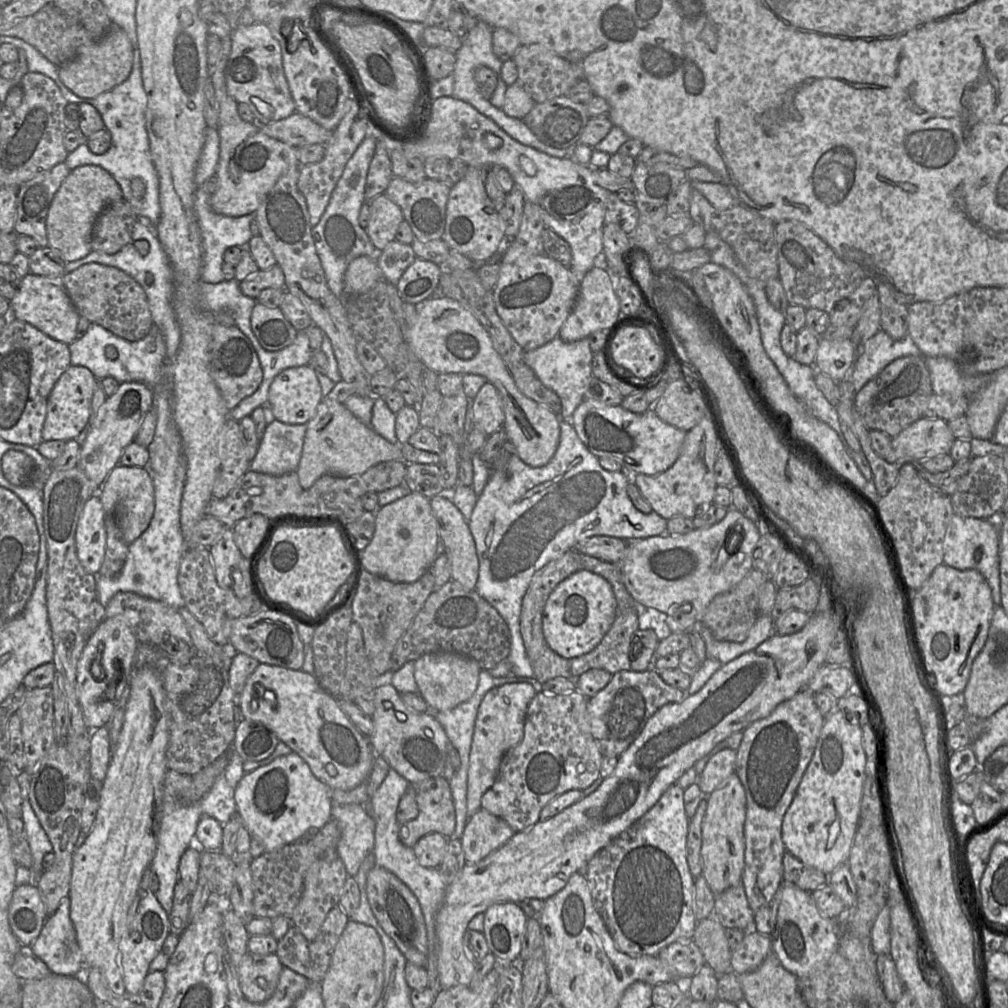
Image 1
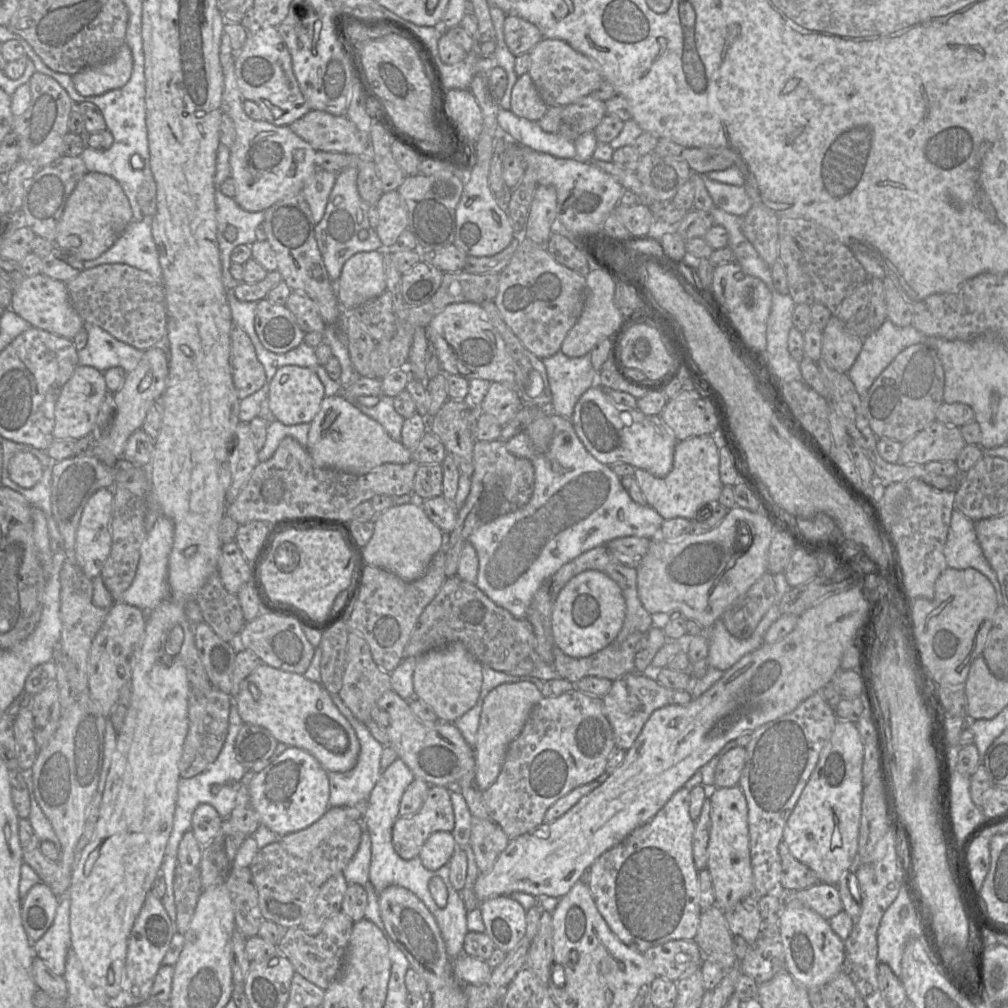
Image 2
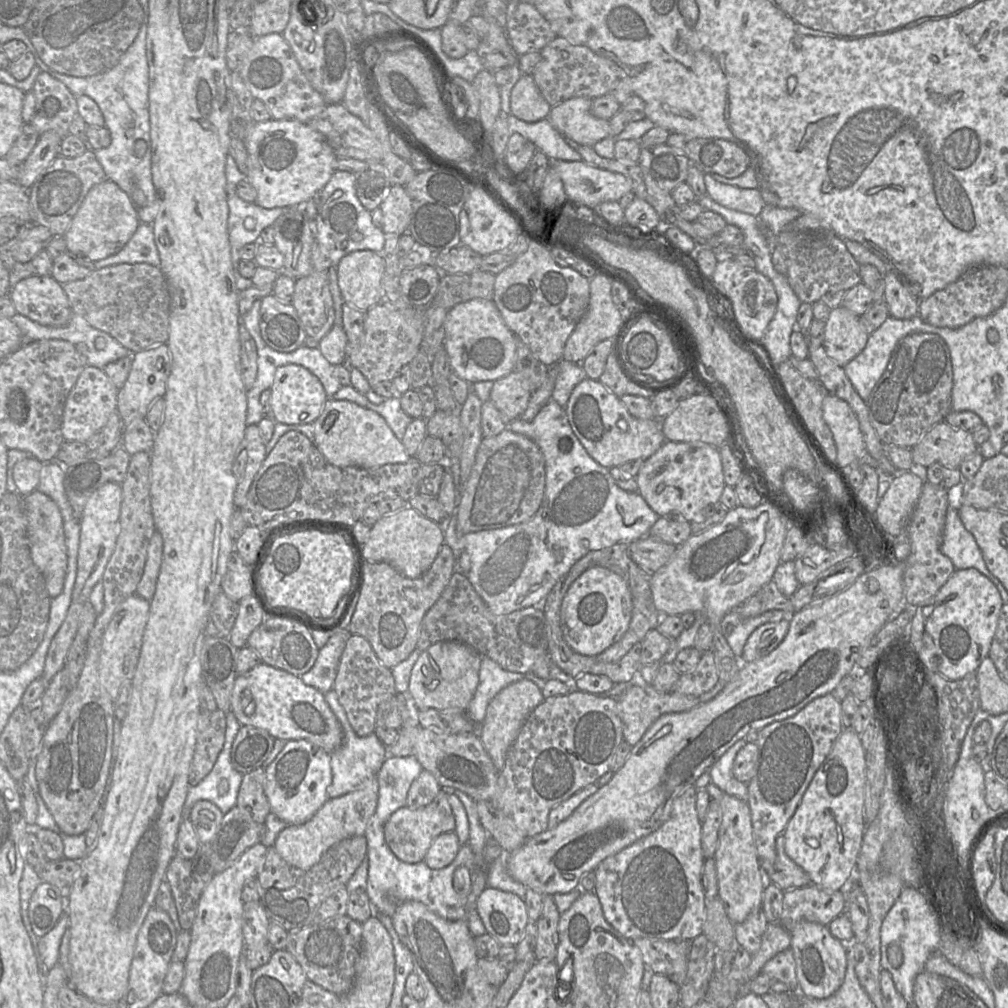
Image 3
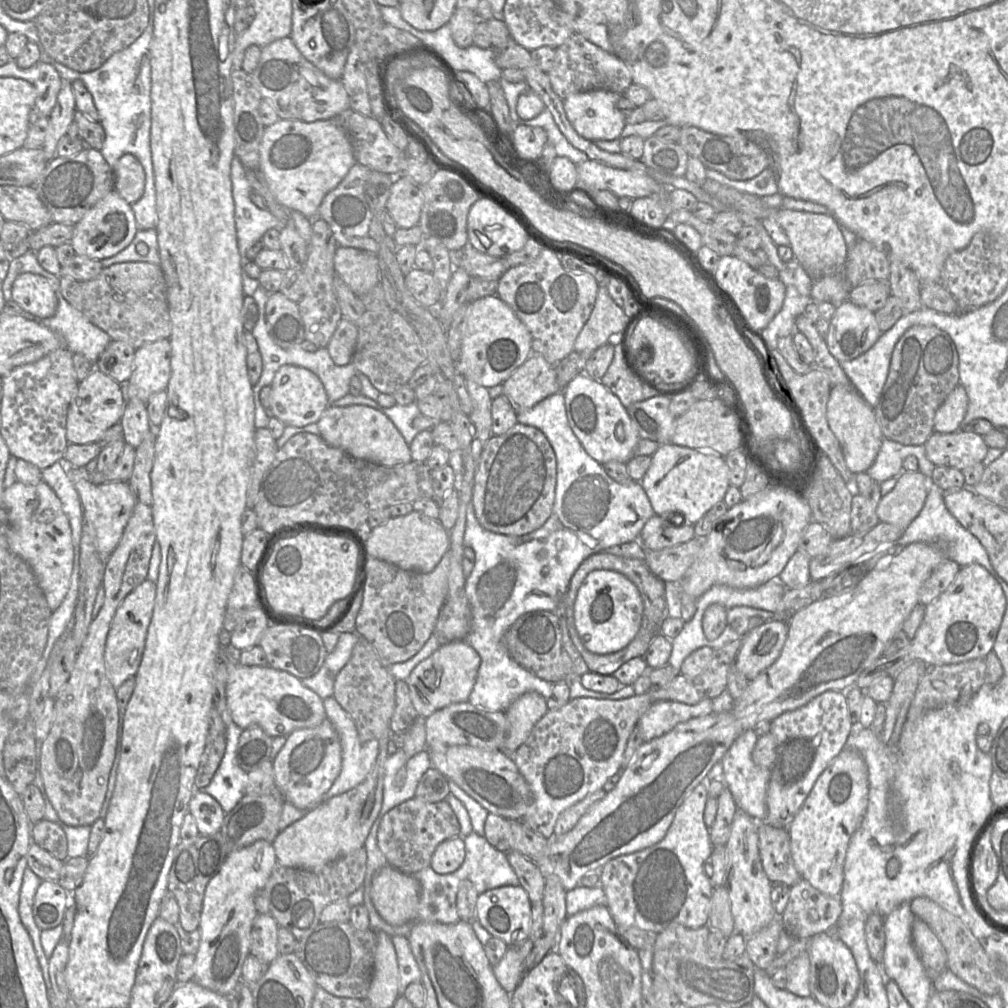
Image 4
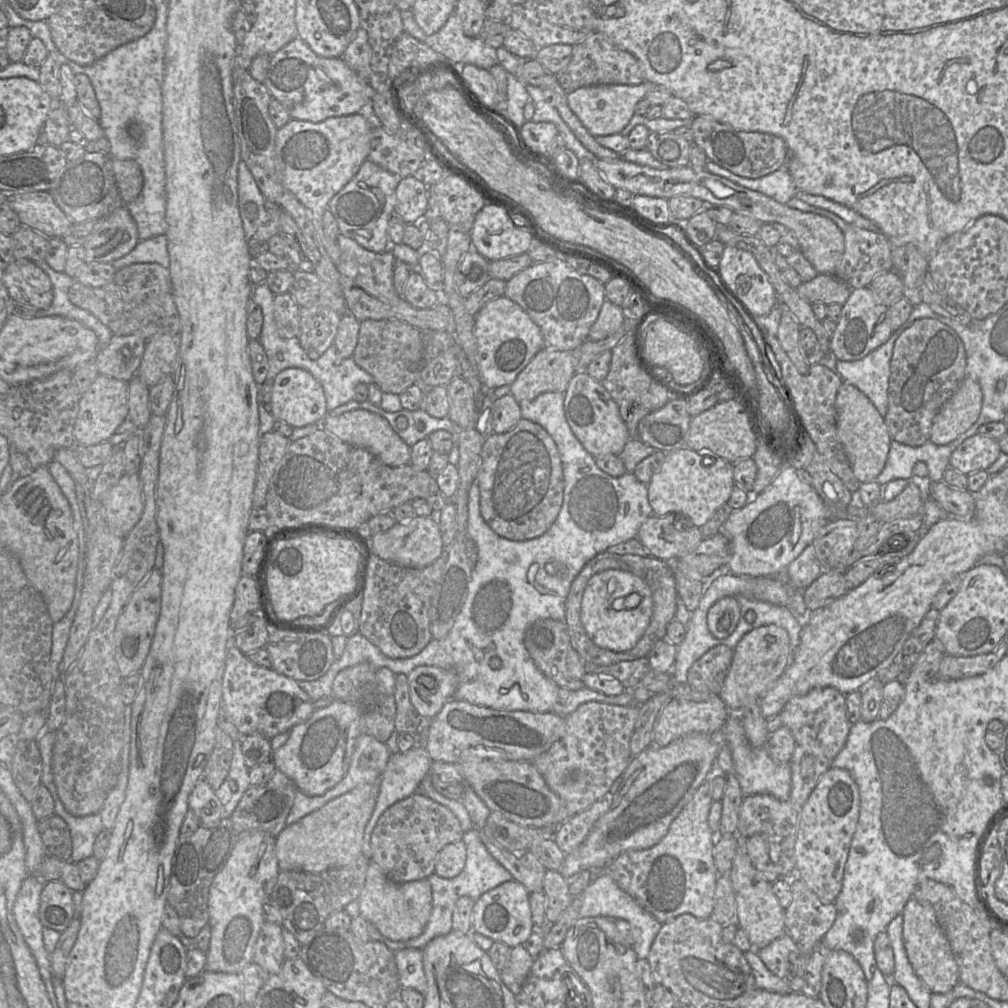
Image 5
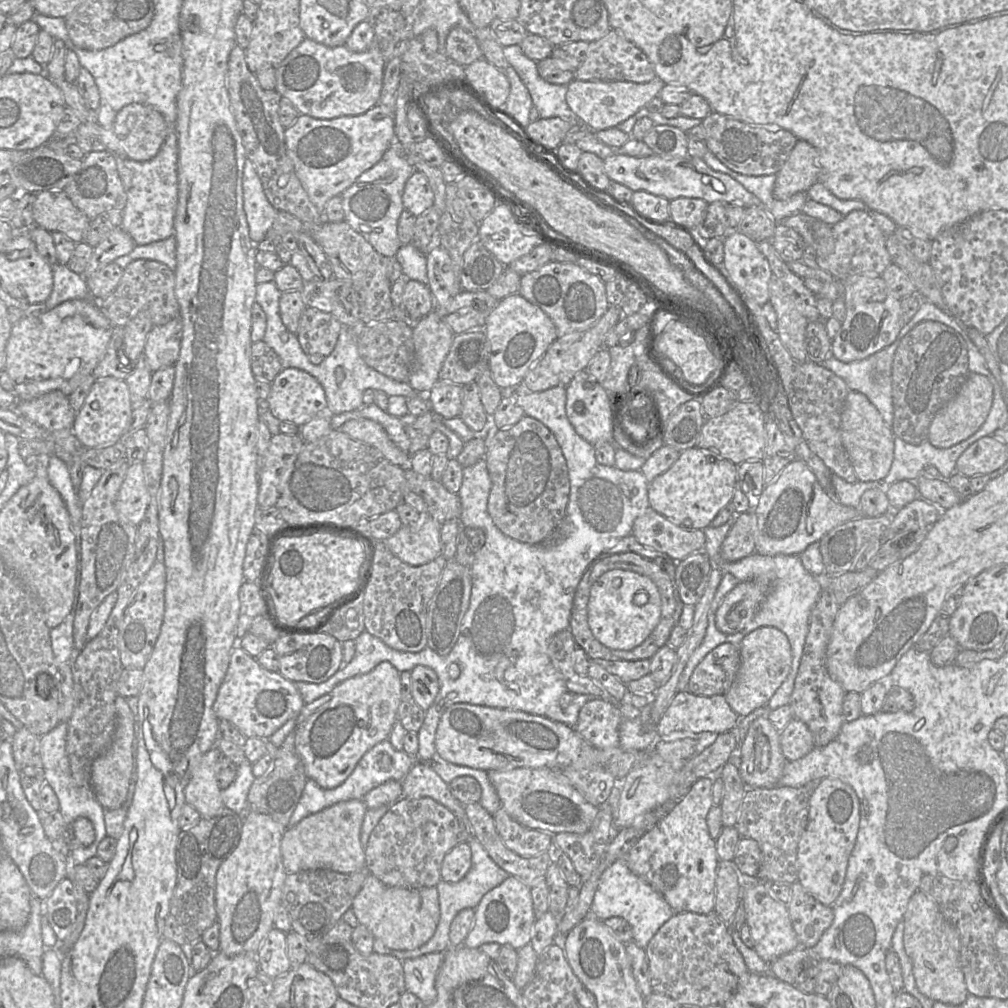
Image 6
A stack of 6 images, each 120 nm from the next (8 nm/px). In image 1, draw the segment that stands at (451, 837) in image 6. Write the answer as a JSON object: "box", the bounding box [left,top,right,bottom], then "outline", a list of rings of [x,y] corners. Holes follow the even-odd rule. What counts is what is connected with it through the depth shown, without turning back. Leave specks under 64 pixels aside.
{"box":[399,776,456,848],"outline":[[[437,776],[410,785],[415,793],[418,816],[399,824],[399,839],[407,847],[413,848],[420,838],[429,833],[440,833],[446,838],[454,836],[456,814],[450,783],[443,776]]]}

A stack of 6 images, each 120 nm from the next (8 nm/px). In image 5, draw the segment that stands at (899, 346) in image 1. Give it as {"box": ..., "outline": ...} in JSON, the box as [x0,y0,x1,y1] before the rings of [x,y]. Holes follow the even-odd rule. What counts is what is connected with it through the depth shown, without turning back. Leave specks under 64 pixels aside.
{"box":[832,302,952,417],"outline":[[[921,302],[920,304],[914,306],[907,321],[892,333],[891,337],[886,343],[874,349],[862,359],[854,361],[842,361],[832,358],[832,367],[841,377],[842,381],[851,384],[861,390],[871,400],[882,417],[886,415],[888,408],[890,362],[895,341],[903,333],[904,330],[912,325],[914,321],[921,319],[920,316],[938,317],[947,321],[948,323],[950,323],[952,320],[935,313],[926,303]]]}

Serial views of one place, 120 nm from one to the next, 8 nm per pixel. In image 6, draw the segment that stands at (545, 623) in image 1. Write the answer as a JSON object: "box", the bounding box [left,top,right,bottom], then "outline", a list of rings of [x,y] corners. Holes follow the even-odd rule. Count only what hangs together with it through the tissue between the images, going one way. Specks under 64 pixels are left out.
{"box":[588,569,661,650],"outline":[[[614,569],[607,571],[603,575],[601,575],[595,583],[592,584],[590,588],[590,595],[588,600],[588,624],[593,636],[604,646],[611,650],[632,650],[635,647],[641,645],[647,637],[651,634],[651,632],[655,629],[661,619],[661,597],[658,591],[656,584],[647,576],[640,575],[636,572],[629,571],[629,570],[621,570],[621,569]],[[639,591],[646,591],[648,594],[648,601],[644,605],[638,606],[634,604],[633,597]]]}

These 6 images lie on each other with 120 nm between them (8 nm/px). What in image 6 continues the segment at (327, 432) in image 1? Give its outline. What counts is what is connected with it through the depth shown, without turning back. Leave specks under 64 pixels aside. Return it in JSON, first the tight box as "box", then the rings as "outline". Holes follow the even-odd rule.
{"box":[339,419,411,467],"outline":[[[370,419],[349,420],[339,430],[378,449],[392,464],[409,467],[411,458],[409,453],[398,448],[377,422]]]}

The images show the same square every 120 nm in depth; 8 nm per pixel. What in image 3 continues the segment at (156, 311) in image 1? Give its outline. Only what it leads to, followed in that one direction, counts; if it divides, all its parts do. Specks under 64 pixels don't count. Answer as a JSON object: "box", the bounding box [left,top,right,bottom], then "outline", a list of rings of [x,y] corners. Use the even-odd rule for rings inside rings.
{"box":[94,222,160,270],"outline":[[[140,222],[134,235],[118,253],[94,262],[94,265],[97,270],[122,263],[147,263],[160,268],[160,256],[154,241],[153,224]]]}

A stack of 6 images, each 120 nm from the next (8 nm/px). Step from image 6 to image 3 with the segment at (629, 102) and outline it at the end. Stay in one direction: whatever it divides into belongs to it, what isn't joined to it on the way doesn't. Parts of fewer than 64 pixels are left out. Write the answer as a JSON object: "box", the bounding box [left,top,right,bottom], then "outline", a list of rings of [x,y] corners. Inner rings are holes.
{"box":[548,97,609,147],"outline":[[[573,97],[551,108],[548,119],[552,126],[565,138],[593,147],[598,141],[609,137],[609,120],[598,118],[591,113],[592,99],[587,97]]]}

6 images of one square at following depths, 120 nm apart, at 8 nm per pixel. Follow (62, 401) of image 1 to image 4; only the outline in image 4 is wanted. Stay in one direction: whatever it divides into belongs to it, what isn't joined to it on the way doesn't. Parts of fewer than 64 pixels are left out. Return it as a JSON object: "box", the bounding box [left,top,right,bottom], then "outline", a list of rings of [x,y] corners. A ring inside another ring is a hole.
{"box":[66,369,126,443],"outline":[[[95,369],[78,382],[77,392],[69,405],[66,421],[68,443],[97,443],[110,427],[120,422],[126,403],[125,386]]]}

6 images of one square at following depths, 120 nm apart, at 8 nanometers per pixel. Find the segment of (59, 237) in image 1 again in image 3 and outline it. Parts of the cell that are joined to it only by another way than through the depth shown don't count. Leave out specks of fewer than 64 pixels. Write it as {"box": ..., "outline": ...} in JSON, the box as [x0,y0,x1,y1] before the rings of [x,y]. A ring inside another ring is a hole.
{"box":[63,179,139,262],"outline":[[[107,179],[87,193],[63,237],[68,252],[96,262],[118,253],[134,235],[139,224],[137,207],[131,198]]]}

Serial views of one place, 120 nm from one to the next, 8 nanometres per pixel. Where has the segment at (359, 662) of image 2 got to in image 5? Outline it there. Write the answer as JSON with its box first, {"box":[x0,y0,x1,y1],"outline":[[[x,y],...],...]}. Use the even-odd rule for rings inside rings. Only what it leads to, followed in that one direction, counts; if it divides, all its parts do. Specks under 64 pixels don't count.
{"box":[332,662,396,743],"outline":[[[362,662],[340,671],[332,685],[332,698],[359,706],[363,713],[361,718],[362,733],[369,734],[385,743],[395,730],[396,703],[394,695],[379,693],[377,668],[368,662]]]}

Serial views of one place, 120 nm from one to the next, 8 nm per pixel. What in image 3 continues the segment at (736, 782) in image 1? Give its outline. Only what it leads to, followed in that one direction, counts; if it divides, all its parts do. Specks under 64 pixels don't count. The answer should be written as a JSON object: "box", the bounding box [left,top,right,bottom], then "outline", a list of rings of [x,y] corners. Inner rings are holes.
{"box":[706,782,767,924],"outline":[[[712,782],[706,787],[710,798],[716,799],[722,810],[715,855],[718,878],[718,897],[734,924],[742,923],[752,912],[762,908],[767,880],[761,868],[753,837],[751,813],[748,803],[720,790]]]}

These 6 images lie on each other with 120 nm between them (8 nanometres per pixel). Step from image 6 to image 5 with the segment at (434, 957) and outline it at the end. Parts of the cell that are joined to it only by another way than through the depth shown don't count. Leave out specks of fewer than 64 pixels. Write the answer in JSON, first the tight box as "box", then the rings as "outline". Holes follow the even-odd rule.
{"box":[395,948,428,994],"outline":[[[406,948],[395,952],[398,978],[401,988],[412,988],[427,994],[428,983],[423,967],[423,950]]]}

